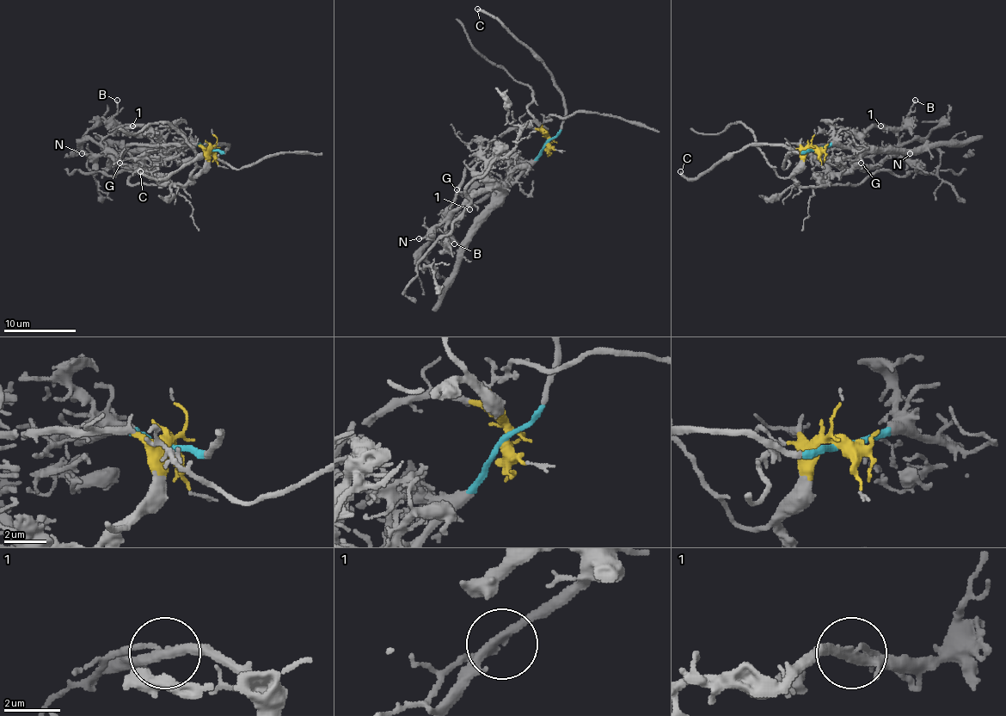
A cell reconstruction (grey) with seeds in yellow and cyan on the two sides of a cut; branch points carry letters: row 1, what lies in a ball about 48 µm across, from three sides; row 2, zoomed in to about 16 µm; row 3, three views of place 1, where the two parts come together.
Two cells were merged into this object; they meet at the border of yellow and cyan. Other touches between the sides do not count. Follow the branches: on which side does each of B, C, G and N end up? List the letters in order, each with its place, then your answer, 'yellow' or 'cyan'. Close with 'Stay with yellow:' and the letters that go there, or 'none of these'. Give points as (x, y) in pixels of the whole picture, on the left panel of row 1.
B: place (117, 100); cyan
C: place (140, 171); cyan
G: place (119, 163); cyan
N: place (82, 153); cyan
Stay with yellow: none of these

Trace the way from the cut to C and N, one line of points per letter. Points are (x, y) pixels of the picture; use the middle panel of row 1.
C: (546, 143), (557, 134), (564, 116), (564, 98), (554, 77), (499, 22), (478, 9)
N: (546, 143), (514, 177), (485, 192), (470, 194), (418, 239)

